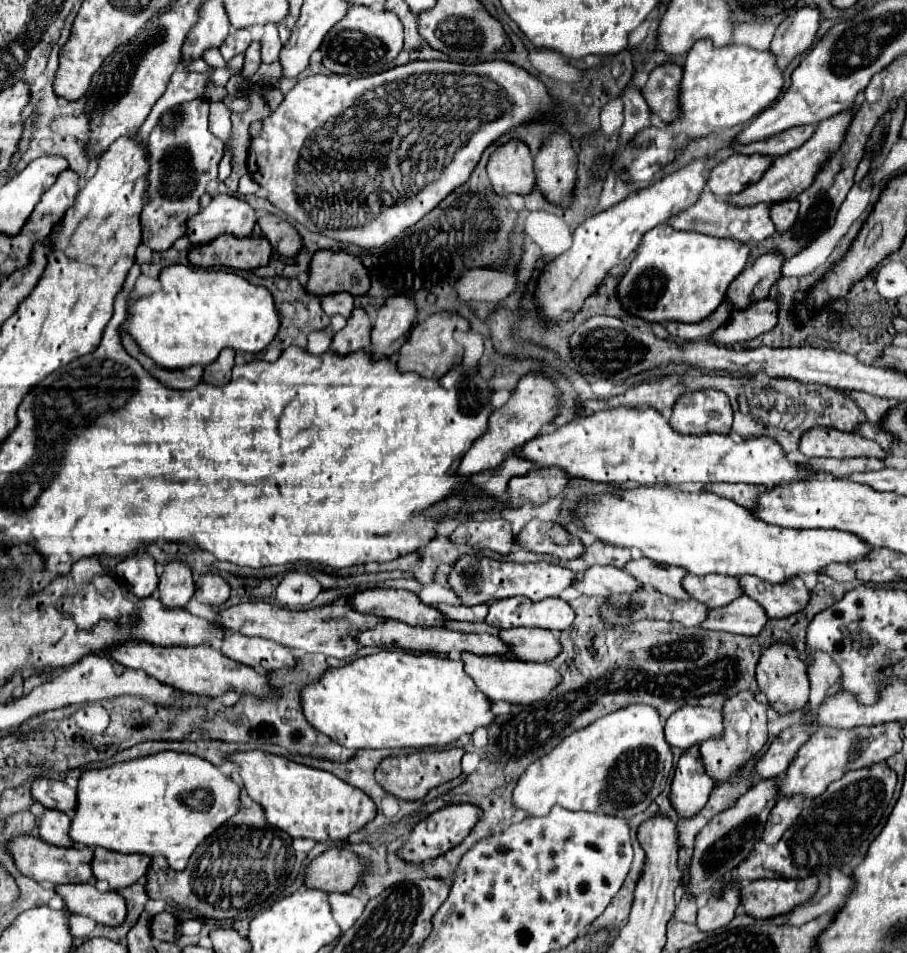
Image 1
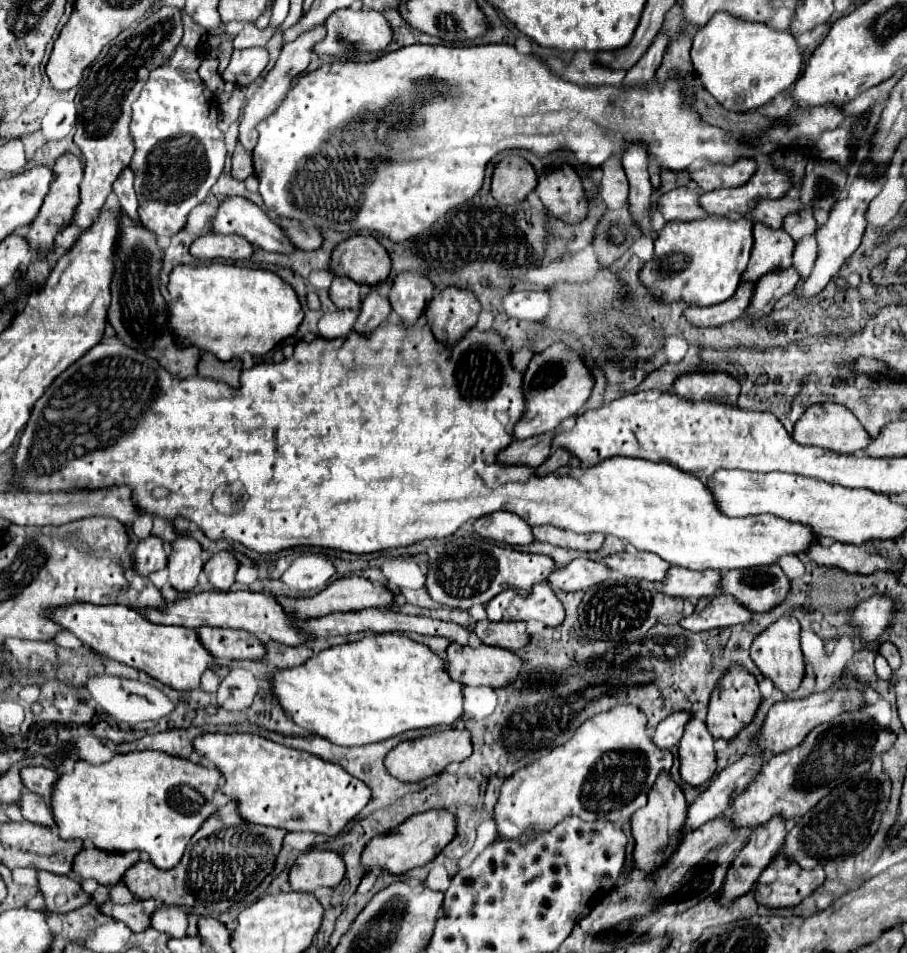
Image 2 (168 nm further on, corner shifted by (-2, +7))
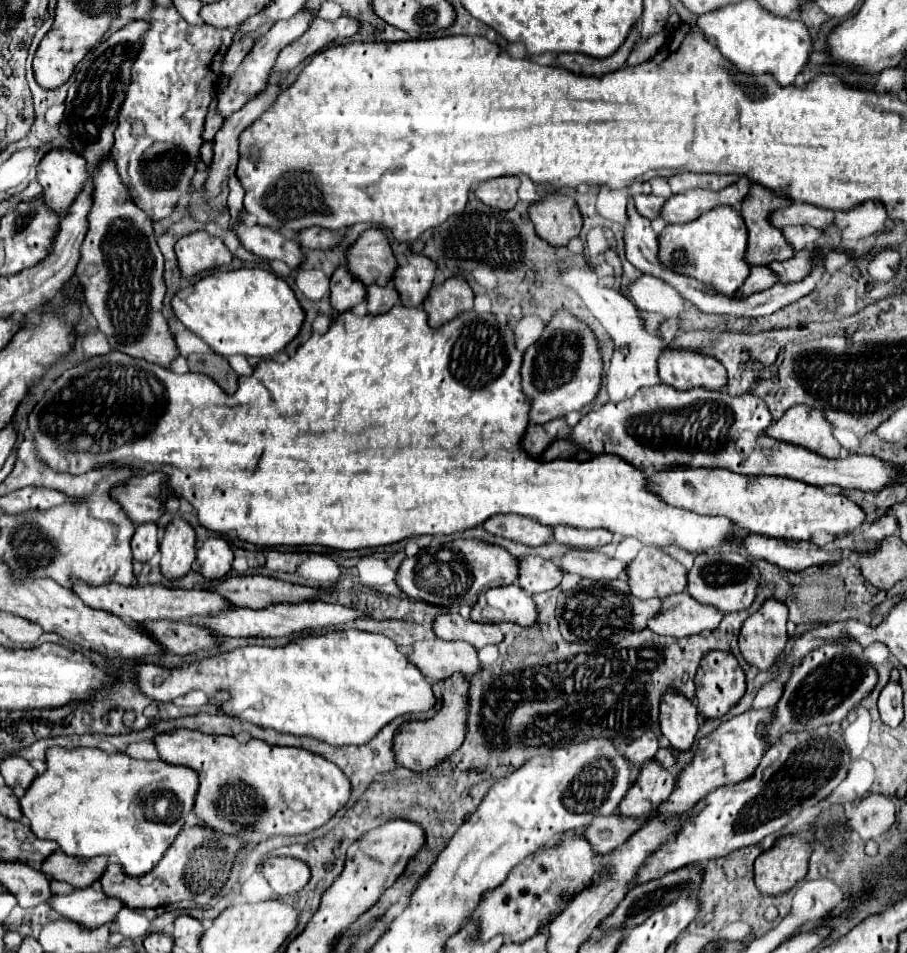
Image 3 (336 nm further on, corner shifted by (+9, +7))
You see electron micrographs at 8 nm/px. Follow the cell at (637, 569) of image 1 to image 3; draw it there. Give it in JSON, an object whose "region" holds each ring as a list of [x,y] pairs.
{"region":[[[571,549],[563,555],[561,567],[569,573],[577,573],[589,579],[617,579],[627,573],[627,563],[611,559],[599,551]]]}

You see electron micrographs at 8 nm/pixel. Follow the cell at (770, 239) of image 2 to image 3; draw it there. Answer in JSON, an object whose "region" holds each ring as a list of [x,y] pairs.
{"region":[[[759,183],[751,185],[751,191],[749,191],[749,195],[741,207],[741,215],[743,215],[745,225],[749,229],[749,243],[747,243],[745,261],[751,267],[753,265],[769,265],[771,261],[785,261],[785,259],[793,257],[793,247],[787,243],[783,233],[769,223],[769,213],[775,211],[777,207],[787,207],[789,203],[791,203],[791,199],[775,195],[773,191],[767,191],[767,187],[759,187]]]}

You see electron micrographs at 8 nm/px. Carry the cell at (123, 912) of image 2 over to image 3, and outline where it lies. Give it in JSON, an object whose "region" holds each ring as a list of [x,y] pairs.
{"region":[[[93,887],[75,889],[69,895],[53,895],[51,905],[57,913],[83,927],[107,925],[115,921],[119,911],[125,907],[123,901],[107,897],[103,891],[95,891]]]}

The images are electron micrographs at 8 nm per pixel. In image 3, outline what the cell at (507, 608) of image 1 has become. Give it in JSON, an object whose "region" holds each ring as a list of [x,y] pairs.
{"region":[[[519,585],[507,587],[493,587],[479,595],[477,603],[473,605],[471,619],[477,623],[503,623],[513,621],[519,625],[533,625],[537,623],[539,611],[531,595],[523,591]]]}

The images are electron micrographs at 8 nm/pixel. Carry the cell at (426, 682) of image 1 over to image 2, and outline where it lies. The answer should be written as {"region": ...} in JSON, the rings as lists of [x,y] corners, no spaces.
{"region":[[[382,633],[382,635],[366,635],[362,637],[360,641],[352,641],[352,643],[344,643],[344,645],[336,645],[336,647],[330,647],[326,651],[320,651],[316,657],[310,657],[306,663],[298,665],[298,667],[292,667],[292,669],[282,669],[282,671],[274,671],[272,677],[270,677],[270,683],[272,683],[272,695],[276,697],[278,705],[282,707],[282,711],[286,711],[286,715],[296,723],[300,725],[302,729],[322,737],[322,739],[328,739],[330,743],[334,745],[340,745],[340,747],[354,747],[354,745],[368,745],[368,743],[378,743],[378,741],[384,741],[388,737],[394,737],[398,733],[404,733],[404,731],[410,731],[410,729],[426,729],[426,727],[436,727],[436,725],[444,725],[444,727],[450,727],[458,721],[458,717],[462,715],[462,685],[454,683],[448,675],[446,675],[446,669],[444,669],[444,659],[440,655],[436,655],[434,651],[430,651],[426,645],[422,643],[416,643],[404,635],[398,635],[398,633]]]}

